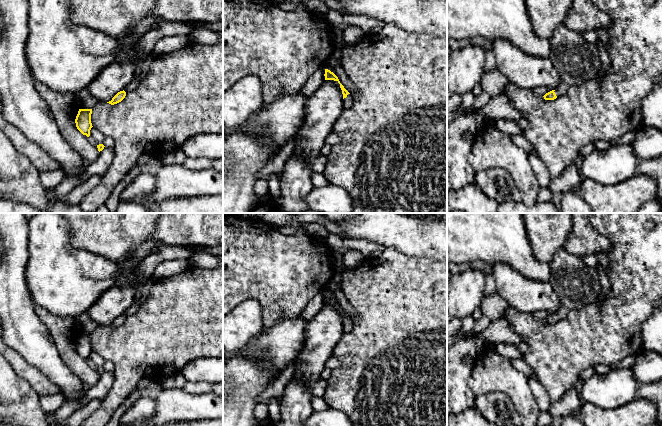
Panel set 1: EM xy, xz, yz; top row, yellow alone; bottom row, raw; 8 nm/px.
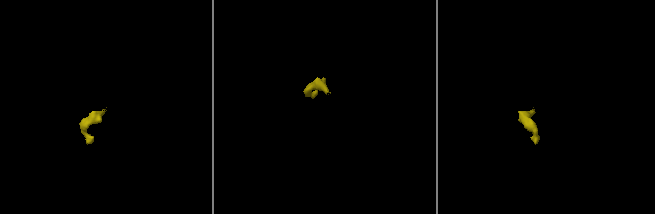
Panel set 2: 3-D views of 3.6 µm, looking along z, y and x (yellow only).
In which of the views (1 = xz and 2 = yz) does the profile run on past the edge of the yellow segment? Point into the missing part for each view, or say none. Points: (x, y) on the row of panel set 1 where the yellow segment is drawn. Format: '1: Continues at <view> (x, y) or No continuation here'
1: Continues at xz (348, 101)
2: Continues at yz (576, 60)

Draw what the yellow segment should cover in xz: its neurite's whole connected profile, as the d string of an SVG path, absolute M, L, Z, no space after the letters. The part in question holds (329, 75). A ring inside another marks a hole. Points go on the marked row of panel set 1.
M325 69L325 80L334 80L334 81L337 81L339 84L340 84L340 88L342 90L342 94L343 94L343 106L344 108L350 108L353 104L353 98L352 98L352 95L344 88L344 86L340 83L338 77L333 73L331 72L330 70L328 69Z

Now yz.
M564 24L555 29L550 43L549 58L561 82L556 90L543 96L545 100L554 100L565 94L570 86L594 79L601 68L596 45L587 42L581 33L572 31Z

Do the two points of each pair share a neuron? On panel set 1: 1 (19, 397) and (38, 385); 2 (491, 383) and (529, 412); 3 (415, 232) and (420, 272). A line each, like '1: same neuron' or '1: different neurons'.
1: different neurons
2: same neuron
3: different neurons

